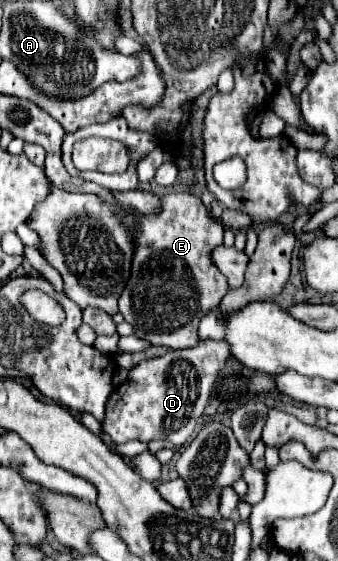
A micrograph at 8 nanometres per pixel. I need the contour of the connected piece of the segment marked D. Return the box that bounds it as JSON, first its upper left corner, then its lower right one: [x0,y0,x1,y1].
[103,341,229,445]

